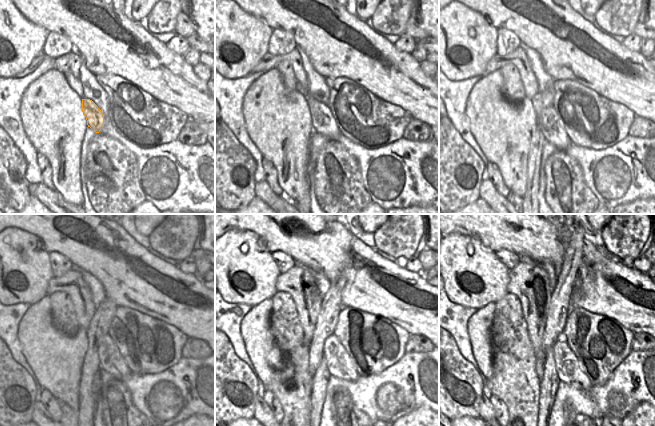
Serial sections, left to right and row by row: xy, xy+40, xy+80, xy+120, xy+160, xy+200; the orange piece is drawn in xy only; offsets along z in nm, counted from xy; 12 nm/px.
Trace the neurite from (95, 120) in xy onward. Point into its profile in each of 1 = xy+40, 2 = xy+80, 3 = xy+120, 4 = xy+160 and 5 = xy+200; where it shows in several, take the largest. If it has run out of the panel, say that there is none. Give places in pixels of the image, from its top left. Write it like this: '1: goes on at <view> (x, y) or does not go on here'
1: goes on at xy+40 (323, 121)
2: goes on at xy+80 (552, 127)
3: goes on at xy+120 (110, 359)
4: goes on at xy+160 (339, 363)
5: goes on at xy+200 (567, 366)

